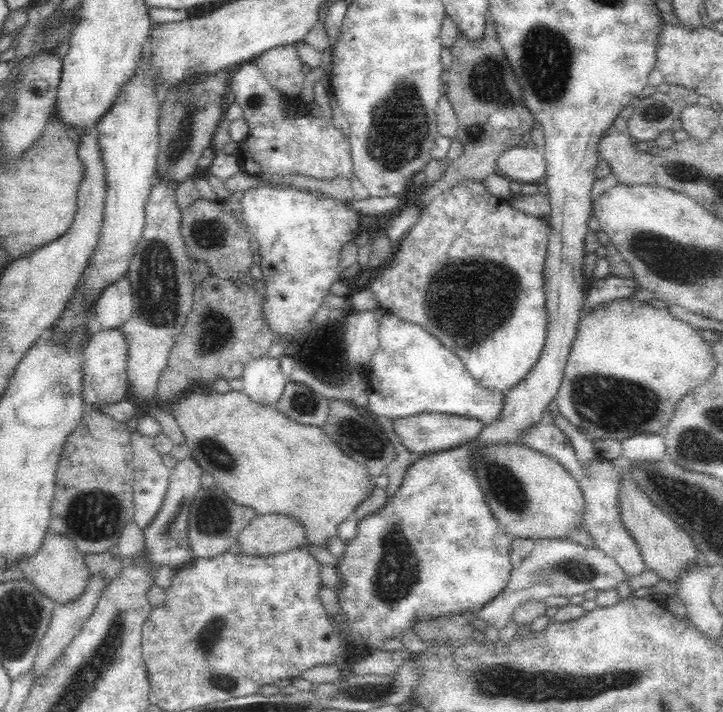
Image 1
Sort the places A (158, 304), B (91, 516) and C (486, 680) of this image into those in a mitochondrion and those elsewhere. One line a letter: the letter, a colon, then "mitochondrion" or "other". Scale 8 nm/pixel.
A: mitochondrion
B: mitochondrion
C: mitochondrion

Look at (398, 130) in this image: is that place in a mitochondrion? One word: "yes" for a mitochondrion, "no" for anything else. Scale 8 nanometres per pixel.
yes

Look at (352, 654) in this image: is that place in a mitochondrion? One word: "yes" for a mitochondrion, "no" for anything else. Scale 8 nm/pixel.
no

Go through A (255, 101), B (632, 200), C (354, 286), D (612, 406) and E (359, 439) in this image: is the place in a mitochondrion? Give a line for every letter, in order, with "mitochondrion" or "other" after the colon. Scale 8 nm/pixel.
A: mitochondrion
B: other
C: other
D: mitochondrion
E: mitochondrion

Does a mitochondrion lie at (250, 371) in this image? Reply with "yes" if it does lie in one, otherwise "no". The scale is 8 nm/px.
no

